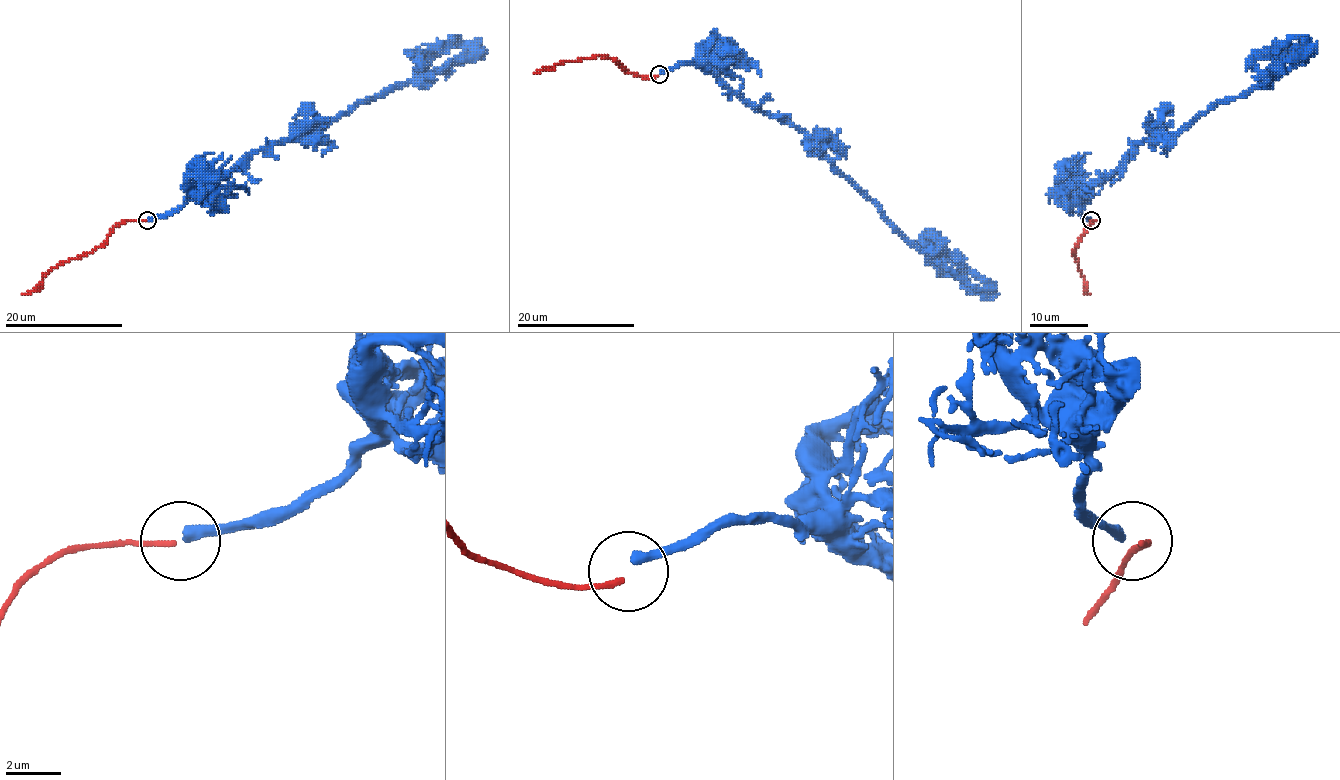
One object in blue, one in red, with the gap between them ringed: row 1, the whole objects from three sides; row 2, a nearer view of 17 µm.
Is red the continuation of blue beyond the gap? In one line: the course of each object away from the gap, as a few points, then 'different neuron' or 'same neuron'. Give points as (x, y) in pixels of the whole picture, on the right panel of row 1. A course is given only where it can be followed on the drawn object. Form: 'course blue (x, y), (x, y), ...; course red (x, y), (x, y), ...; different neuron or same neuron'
course blue (1089, 220), (1080, 199), (1144, 140), (1179, 133), (1307, 52), (1305, 45), (1276, 55), (1251, 49); course red (1092, 220), (1073, 255), (1085, 289), (1091, 295); different neuron

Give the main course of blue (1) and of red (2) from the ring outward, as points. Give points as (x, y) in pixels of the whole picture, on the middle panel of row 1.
1: (660, 72), (701, 63), (766, 113), (799, 127), (895, 227), (979, 290), (967, 288), (951, 277), (918, 234)
2: (658, 75), (635, 75), (613, 59), (593, 56), (566, 60), (533, 74)

